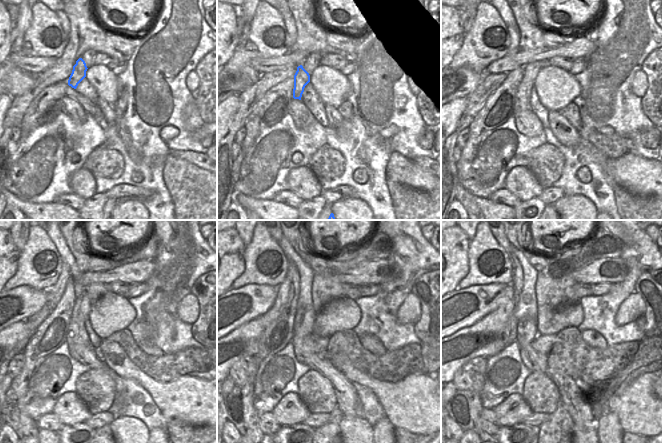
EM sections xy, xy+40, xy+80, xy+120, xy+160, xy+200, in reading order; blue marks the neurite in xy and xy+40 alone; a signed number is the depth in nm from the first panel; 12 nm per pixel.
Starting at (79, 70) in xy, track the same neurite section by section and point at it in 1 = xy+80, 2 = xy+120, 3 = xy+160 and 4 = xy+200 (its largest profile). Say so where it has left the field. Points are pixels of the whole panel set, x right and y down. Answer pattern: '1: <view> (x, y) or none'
1: xy+80 (524, 90)
2: xy+120 (76, 332)
3: xy+160 (305, 345)
4: xy+200 (532, 359)

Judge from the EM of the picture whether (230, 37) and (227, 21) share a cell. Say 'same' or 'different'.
same

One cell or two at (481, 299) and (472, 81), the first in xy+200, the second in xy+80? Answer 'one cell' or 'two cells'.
one cell

